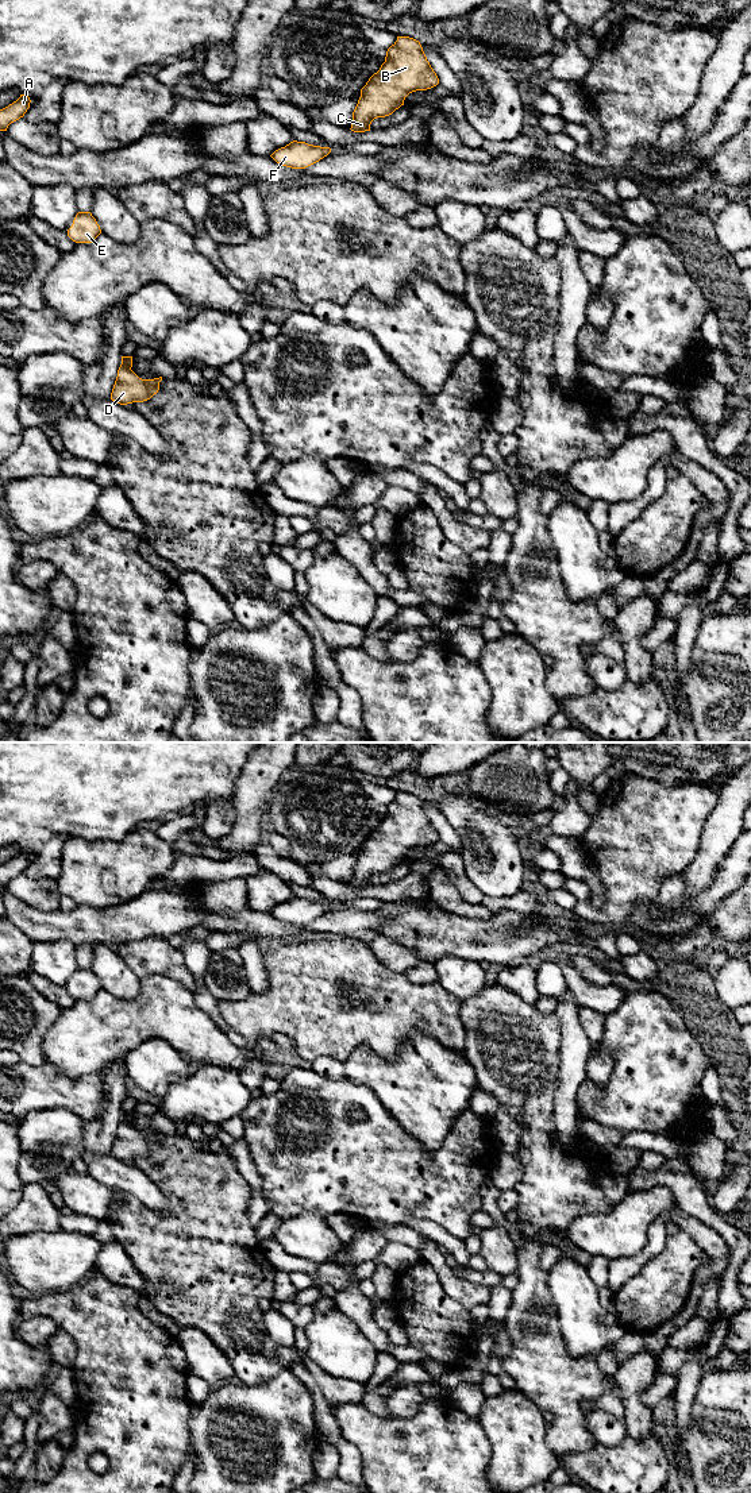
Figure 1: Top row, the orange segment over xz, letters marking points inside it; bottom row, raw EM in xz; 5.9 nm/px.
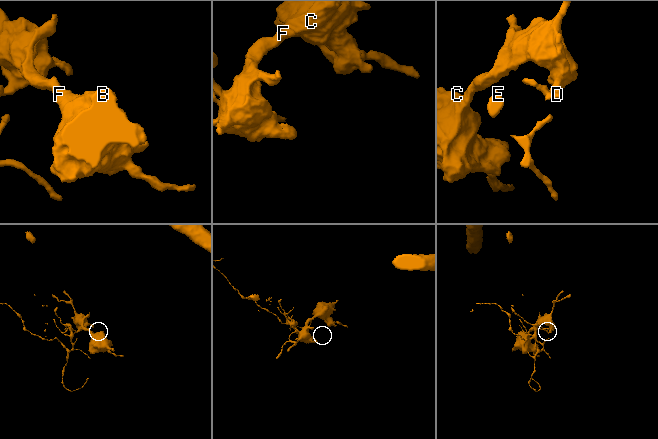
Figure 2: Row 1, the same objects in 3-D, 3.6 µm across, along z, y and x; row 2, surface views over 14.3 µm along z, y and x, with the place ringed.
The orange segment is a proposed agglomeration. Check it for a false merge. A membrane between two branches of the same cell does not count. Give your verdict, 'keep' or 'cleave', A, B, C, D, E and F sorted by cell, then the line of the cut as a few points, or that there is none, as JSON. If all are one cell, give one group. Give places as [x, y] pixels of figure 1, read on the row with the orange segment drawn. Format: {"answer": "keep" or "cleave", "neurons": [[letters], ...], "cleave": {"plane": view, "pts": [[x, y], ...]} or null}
{"answer": "cleave", "neurons": [["A", "E"], ["B", "C", "D", "F"]], "cleave": {"plane": "xz", "pts": [[120, 365], [130, 369]]}}

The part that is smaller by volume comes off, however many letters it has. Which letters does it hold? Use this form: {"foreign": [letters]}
{"foreign": ["B", "C", "D", "F"]}

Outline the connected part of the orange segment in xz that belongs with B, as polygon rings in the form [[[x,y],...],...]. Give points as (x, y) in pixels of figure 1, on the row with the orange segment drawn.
[[[397,36],[388,49],[385,62],[361,89],[353,112],[351,131],[370,131],[377,117],[392,115],[404,105],[405,97],[416,90],[427,90],[439,84],[419,40]]]

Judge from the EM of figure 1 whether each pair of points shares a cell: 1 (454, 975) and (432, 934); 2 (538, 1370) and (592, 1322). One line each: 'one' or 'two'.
1: two
2: two

